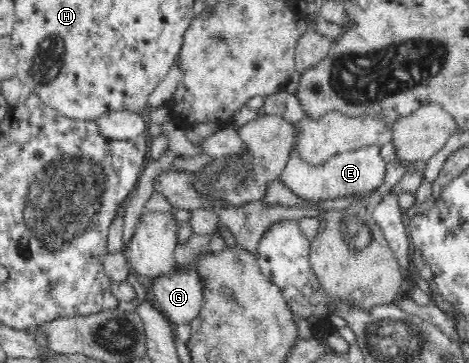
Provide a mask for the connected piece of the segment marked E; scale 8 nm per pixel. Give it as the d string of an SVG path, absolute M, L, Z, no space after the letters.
M367 144L367 146L361 146L355 150L337 154L321 166L313 166L309 162L299 159L295 155L295 151L292 151L279 180L303 200L315 200L315 202L353 194L367 194L381 186L383 178L385 178L386 162L381 156L381 149L380 144Z

